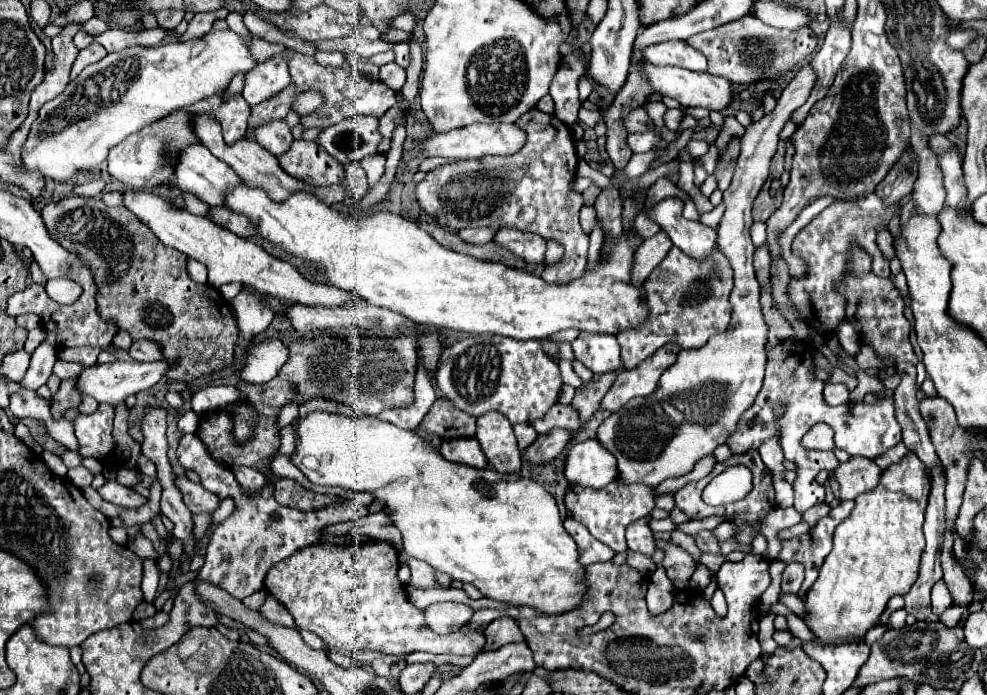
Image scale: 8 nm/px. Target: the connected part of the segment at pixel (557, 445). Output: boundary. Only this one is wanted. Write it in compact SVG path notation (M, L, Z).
M552 429L546 435L538 435L538 439L528 449L522 451L522 461L532 465L548 463L562 453L570 437L572 437L572 431L568 429Z

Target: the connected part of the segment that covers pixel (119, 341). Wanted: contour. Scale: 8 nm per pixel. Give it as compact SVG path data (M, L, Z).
M118 329L114 339L112 339L112 345L116 349L122 349L122 351L128 351L130 345L132 345L132 337L128 337L128 333L124 333L124 329Z

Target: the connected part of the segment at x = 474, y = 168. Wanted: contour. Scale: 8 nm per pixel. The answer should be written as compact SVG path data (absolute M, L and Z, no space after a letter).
M536 107L524 113L516 125L526 133L526 143L518 153L440 165L428 171L424 181L416 185L416 199L420 207L440 227L448 227L448 231L464 227L488 227L500 231L508 227L558 241L564 247L564 256L552 267L544 269L542 279L546 283L574 281L586 271L588 235L578 223L578 211L584 203L582 195L570 189L578 165L572 133L568 129L568 137L558 137L560 121Z

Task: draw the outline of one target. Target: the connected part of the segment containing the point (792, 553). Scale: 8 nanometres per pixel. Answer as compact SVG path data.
M840 501L824 519L818 521L818 527L810 527L810 537L792 537L782 541L782 549L778 553L778 561L792 563L800 561L806 567L806 579L798 591L798 597L804 599L806 591L812 587L812 583L818 577L818 571L822 567L822 561L832 549L832 533L838 523L842 523L850 511L854 509L854 501Z

